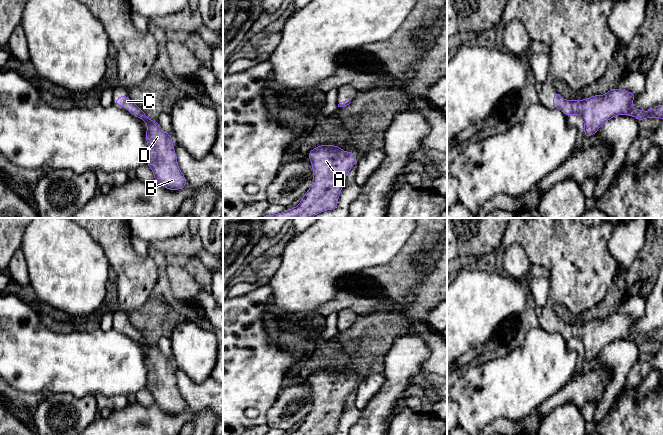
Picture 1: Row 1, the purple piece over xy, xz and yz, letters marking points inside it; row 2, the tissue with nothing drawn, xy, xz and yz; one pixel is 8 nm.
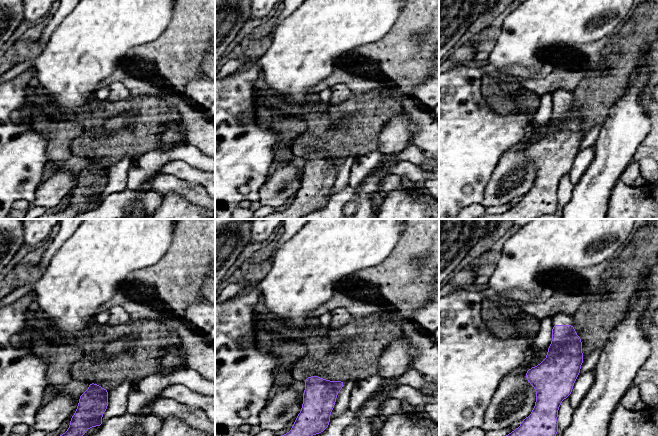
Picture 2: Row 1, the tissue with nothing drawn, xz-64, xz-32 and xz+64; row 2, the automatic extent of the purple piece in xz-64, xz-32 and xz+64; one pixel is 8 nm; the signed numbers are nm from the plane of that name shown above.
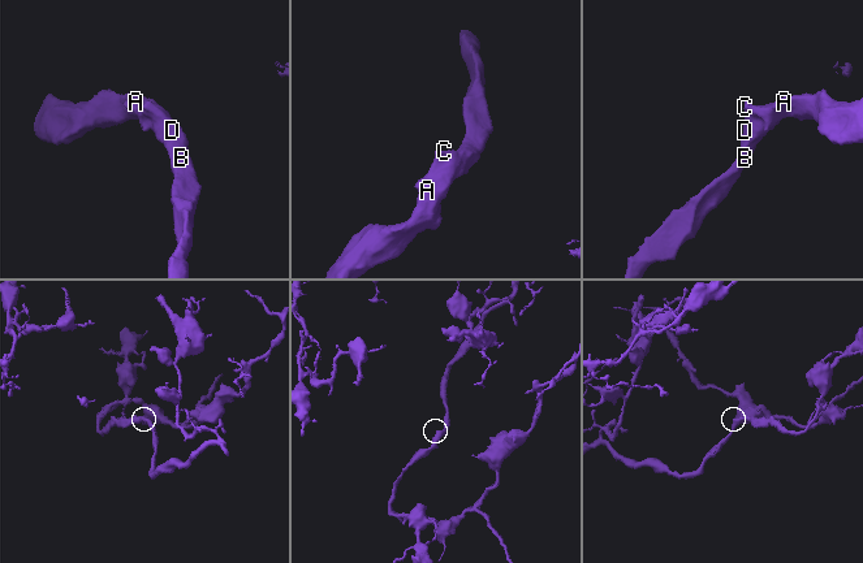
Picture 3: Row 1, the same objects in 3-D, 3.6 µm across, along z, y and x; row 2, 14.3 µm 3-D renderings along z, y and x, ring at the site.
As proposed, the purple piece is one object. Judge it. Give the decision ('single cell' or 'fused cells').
single cell

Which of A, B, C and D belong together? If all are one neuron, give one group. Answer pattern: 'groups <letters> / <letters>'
groups A B C D

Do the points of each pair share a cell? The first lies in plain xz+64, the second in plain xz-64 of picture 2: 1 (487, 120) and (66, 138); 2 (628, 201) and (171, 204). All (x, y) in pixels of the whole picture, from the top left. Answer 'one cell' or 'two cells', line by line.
1: two cells
2: one cell

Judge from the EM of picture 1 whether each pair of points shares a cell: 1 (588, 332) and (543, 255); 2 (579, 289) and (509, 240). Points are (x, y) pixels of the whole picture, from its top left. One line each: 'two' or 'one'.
1: one
2: one

